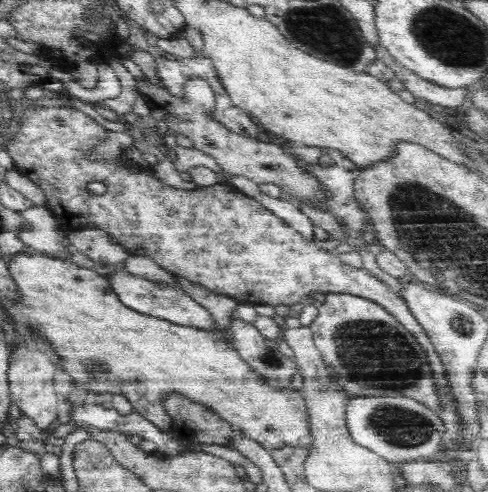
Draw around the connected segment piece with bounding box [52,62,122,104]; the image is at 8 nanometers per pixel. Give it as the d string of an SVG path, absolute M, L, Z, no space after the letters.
M102 62L102 64L96 64L96 67L98 68L98 84L93 89L79 85L79 82L73 79L70 72L66 76L62 76L61 67L59 67L59 70L54 70L52 76L60 80L63 88L69 92L72 98L78 98L89 104L100 104L108 98L116 98L122 92L122 86L116 72L110 67L109 63Z

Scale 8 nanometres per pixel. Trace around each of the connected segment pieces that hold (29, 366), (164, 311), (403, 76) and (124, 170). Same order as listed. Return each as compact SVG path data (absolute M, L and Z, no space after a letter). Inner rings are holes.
M31 345L16 346L12 350L12 354L9 359L9 370L8 370L8 384L9 392L13 403L20 407L23 415L32 418L38 428L46 430L50 428L50 424L57 418L57 403L60 401L56 391L54 390L54 373L55 364L52 359L40 351L36 351Z
M116 262L112 266L112 270L108 270L106 273L106 266L108 264L103 264L105 266L104 278L108 279L112 289L116 292L118 298L124 305L128 306L130 309L134 309L142 314L161 318L162 321L173 322L174 325L189 326L192 329L198 329L207 333L220 333L222 338L225 338L225 342L229 342L229 345L234 343L234 336L232 336L232 331L230 331L229 326L234 319L240 319L244 322L253 323L258 312L254 309L252 305L238 304L232 310L232 314L229 315L228 322L225 323L224 327L220 327L218 323L215 322L214 315L211 314L206 307L202 306L200 303L196 302L187 291L185 291L178 284L163 284L163 282L150 282L149 280L144 280L143 278L138 278L133 274L124 270L123 262Z
M380 42L373 47L376 51L378 60L381 60L387 70L392 70L396 76L404 83L410 94L415 94L418 98L424 98L432 104L444 106L444 108L459 109L458 106L464 104L466 100L466 87L448 88L434 84L429 80L420 78L405 66L402 66L382 45Z
M63 106L36 107L24 109L19 115L16 135L2 141L1 149L11 156L16 171L26 175L45 192L47 197L44 206L55 214L57 221L66 226L69 233L86 226L99 228L107 232L109 240L123 246L130 255L148 256L177 278L186 278L213 293L234 297L237 301L253 302L254 305L270 304L274 307L280 304L293 305L311 297L314 292L325 295L344 293L368 298L388 310L416 338L428 356L429 367L433 374L436 372L435 382L438 382L438 388L442 390L442 384L448 380L446 373L442 374L444 364L440 361L440 355L424 328L410 312L404 298L392 292L364 268L359 269L345 264L336 252L324 252L316 246L314 239L304 238L288 226L284 219L232 185L216 183L214 186L197 187L186 191L171 187L156 177L149 167L130 163L124 157L120 159L118 156L118 159L103 161L92 159L90 150L92 148L95 150L96 146L107 140L109 130L82 111ZM90 182L102 182L106 186L106 192L100 195L90 194L86 187Z

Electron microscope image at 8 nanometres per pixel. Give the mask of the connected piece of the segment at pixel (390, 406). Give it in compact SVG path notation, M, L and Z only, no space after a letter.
M404 396L352 397L352 400L348 402L346 413L345 421L353 440L362 447L368 447L368 450L375 451L376 454L393 465L434 455L442 444L444 424L438 418L439 412L432 411L432 408L424 406L423 403L415 399L404 398Z

